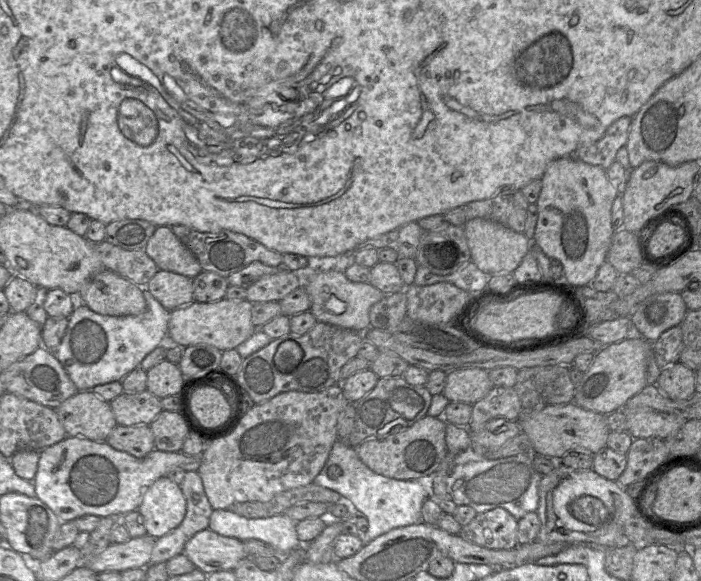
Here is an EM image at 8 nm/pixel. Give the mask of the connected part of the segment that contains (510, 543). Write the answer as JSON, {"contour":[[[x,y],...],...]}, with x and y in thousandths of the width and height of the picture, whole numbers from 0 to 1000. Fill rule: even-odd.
{"contour":[[[719,874],[682,883],[656,921],[663,929],[702,947],[732,945],[739,935],[739,895]]]}

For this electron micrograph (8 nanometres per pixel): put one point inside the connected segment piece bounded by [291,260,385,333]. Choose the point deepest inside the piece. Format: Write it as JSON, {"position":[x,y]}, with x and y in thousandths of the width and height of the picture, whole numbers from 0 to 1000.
{"position":[478,516]}

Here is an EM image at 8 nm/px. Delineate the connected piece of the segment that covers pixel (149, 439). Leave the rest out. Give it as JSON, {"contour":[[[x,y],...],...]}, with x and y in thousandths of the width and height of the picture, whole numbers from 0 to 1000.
{"contour":[[[167,731],[151,762],[168,776],[177,776],[188,785],[204,788],[221,773],[221,757],[214,731]]]}

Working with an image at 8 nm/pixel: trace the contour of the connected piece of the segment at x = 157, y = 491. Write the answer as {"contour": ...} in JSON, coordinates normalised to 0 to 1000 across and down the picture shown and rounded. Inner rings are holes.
{"contour":[[[233,819],[224,824],[204,850],[197,873],[210,921],[227,928],[252,909],[265,886],[265,861],[255,835]]]}

